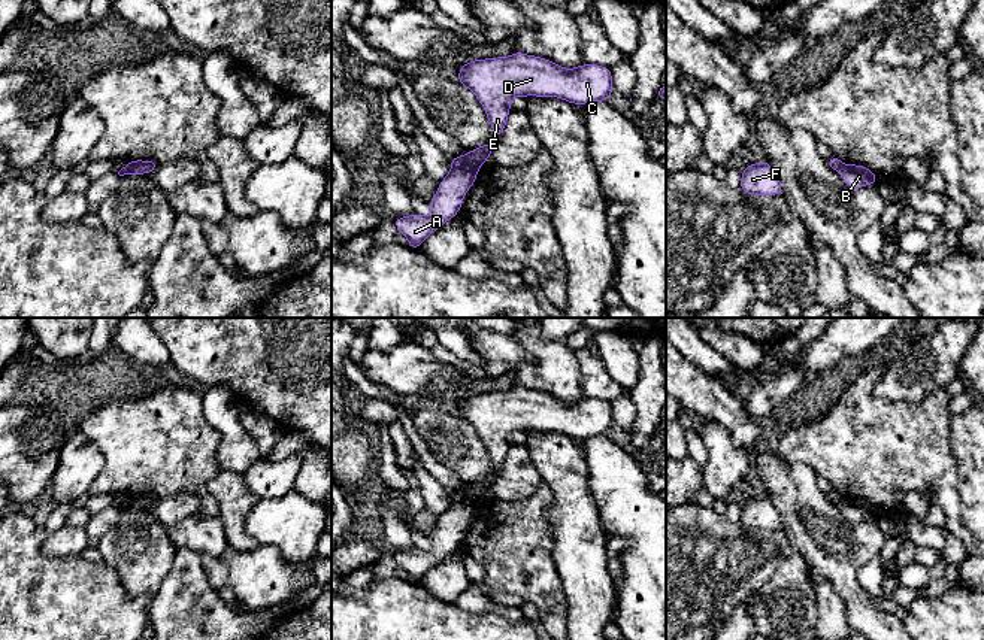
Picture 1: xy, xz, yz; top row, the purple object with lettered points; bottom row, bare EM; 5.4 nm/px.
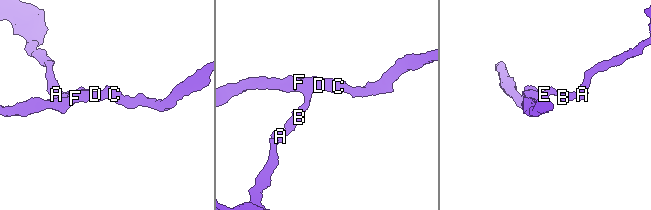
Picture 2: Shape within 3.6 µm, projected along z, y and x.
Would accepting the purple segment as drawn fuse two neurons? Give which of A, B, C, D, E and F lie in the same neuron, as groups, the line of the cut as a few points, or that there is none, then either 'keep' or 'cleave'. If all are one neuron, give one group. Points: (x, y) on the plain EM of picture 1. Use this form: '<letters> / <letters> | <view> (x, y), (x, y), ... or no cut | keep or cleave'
A B / C D E F | xz (466, 488), (480, 499) | cleave

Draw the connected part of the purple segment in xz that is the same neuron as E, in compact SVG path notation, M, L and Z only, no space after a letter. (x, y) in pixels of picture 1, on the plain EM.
M520 385L509 391L470 394L458 403L455 415L476 430L496 473L503 468L515 431L557 431L570 439L587 439L606 436L614 424L609 401L584 397L564 403Z

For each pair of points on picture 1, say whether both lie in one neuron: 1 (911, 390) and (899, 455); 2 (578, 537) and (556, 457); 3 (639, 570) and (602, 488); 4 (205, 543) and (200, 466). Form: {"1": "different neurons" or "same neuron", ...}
{"1": "different neurons", "2": "same neuron", "3": "same neuron", "4": "different neurons"}

